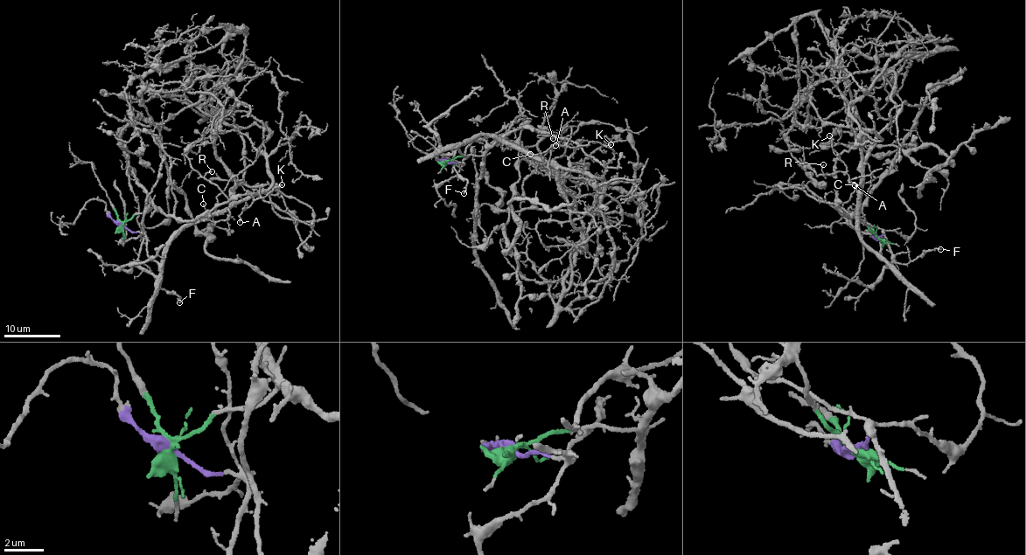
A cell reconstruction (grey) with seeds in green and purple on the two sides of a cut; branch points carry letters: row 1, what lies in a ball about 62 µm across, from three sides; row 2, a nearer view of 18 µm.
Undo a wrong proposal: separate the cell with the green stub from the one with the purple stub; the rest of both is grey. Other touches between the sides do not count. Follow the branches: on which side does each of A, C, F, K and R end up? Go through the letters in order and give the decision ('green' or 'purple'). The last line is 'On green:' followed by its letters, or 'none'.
A: green
C: purple
F: purple
K: green
R: green
On green: A, K, R

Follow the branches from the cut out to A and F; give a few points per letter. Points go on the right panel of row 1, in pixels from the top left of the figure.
A: (878, 237), (859, 211), (847, 216), (840, 209), (834, 185), (836, 159), (846, 165), (849, 179), (854, 184)
F: (878, 237), (883, 233), (893, 261), (896, 263), (909, 263), (927, 250), (941, 249)

